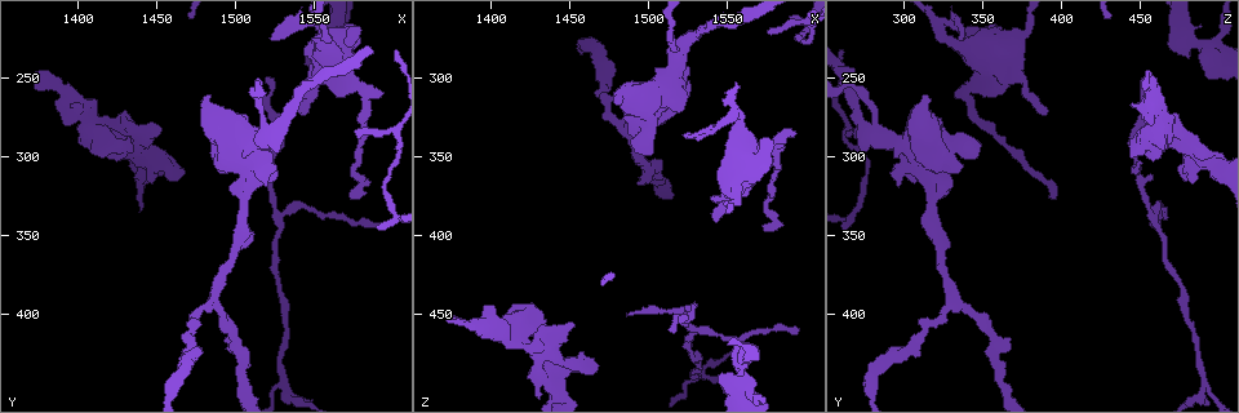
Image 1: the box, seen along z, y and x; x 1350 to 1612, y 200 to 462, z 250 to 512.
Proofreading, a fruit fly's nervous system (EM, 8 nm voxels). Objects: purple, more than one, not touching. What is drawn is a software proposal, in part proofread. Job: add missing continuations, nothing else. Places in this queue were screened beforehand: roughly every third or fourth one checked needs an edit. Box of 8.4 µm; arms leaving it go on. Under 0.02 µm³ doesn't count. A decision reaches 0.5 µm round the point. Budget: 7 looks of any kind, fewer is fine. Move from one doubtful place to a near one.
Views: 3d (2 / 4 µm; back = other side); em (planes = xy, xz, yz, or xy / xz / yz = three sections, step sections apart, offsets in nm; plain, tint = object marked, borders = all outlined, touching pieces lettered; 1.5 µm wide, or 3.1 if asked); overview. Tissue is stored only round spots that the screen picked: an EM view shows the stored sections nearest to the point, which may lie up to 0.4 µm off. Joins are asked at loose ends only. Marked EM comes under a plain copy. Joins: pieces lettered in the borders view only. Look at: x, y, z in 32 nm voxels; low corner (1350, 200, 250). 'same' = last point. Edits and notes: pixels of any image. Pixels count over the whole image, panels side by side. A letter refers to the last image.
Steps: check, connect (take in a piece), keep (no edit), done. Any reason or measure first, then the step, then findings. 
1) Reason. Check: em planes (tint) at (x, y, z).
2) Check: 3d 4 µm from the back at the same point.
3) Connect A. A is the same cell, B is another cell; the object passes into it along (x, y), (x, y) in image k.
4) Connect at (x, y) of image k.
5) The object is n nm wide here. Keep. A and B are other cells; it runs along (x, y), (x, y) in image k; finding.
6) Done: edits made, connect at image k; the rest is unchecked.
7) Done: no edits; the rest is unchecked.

Thick end. Check: em xy step 4 (borders) at (1570, 262, 358).

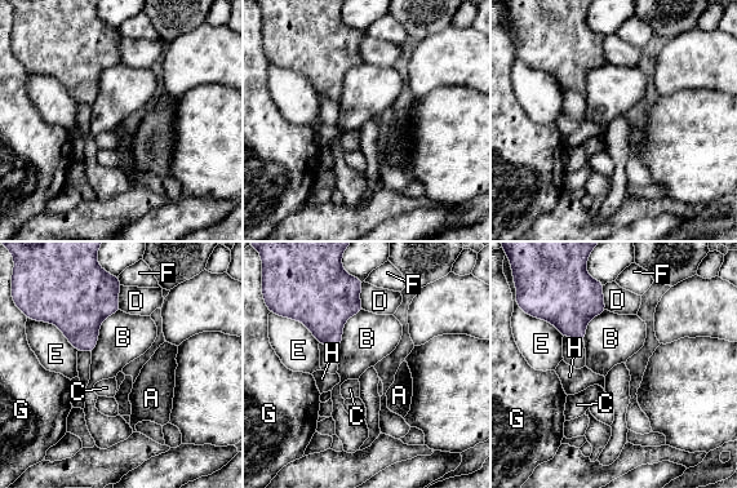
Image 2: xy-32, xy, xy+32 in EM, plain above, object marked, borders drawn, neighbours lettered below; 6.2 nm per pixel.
Another direction. Check: em planes (borders) at the same point.

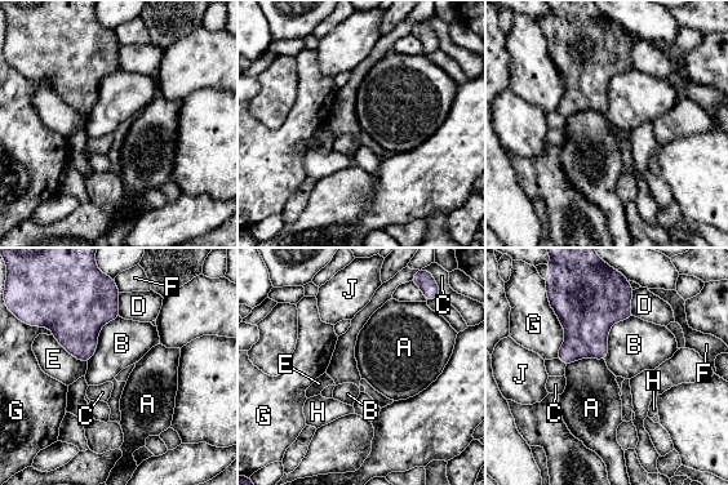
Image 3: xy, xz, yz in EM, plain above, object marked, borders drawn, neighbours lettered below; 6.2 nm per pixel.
Keep. A, B, C, D, E, F, G, H and J are other cells; a border runs along (634, 316), (611, 326), (604, 360) in image 3; no lettered piece goes on from it.

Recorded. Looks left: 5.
Check: em xy step 8 (borders) at (1576, 326, 394).

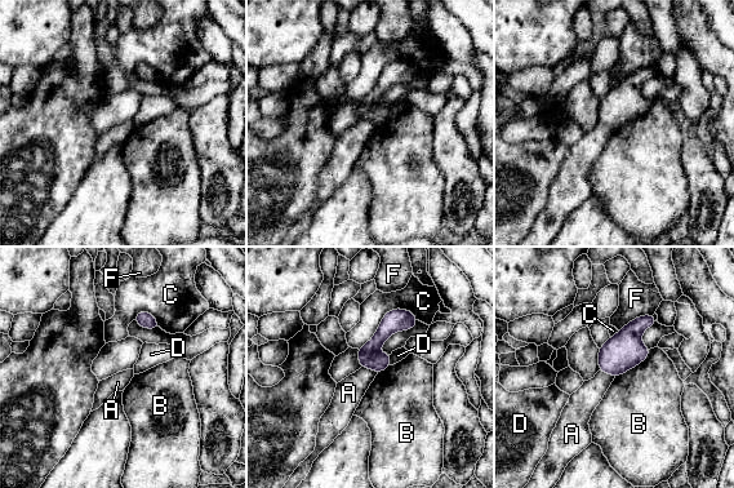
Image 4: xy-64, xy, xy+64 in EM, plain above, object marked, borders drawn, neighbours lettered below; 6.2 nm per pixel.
Cut it another way. Check: em planes (borders) at the same point.

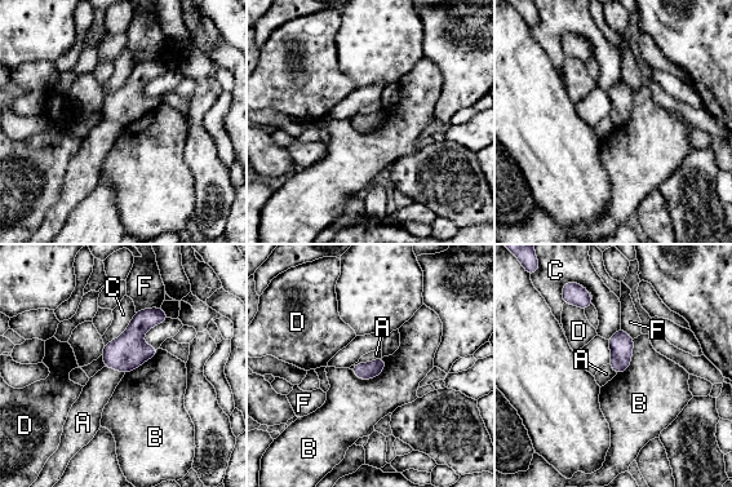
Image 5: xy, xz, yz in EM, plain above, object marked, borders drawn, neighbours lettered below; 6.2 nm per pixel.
Keep. A, B, C, D and F are other cells; a border runs along (381, 355), (356, 363), (351, 370) in image 5; no lettered piece goes on from it.

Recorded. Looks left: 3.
Free end. Check: 3d 4 µm at (1524, 226, 336).

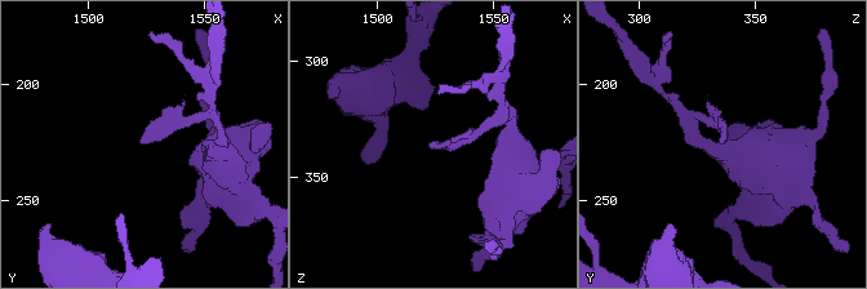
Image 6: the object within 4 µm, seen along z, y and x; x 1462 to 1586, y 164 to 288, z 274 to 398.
Now the EM. Check: em xz step 4 (borders) at (1522, 226, 337).

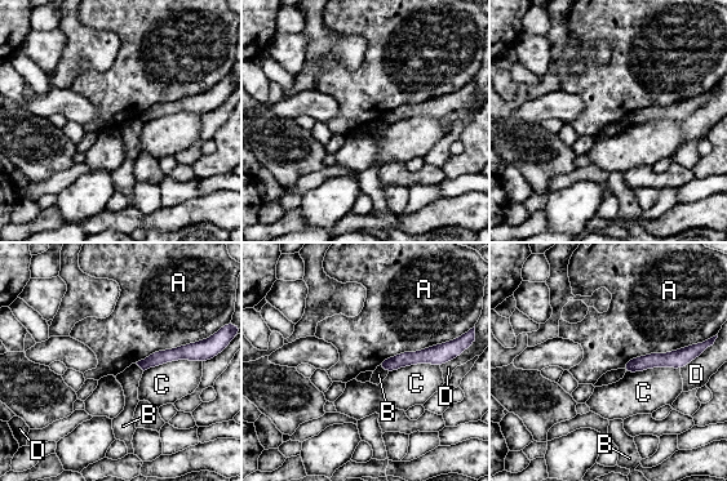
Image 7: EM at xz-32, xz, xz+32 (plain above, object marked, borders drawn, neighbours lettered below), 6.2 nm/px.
Another direction. Check: em planes (borders) at the same point.

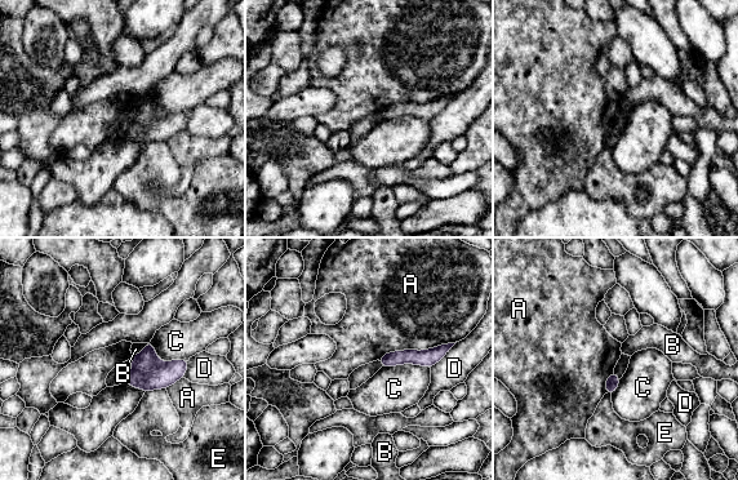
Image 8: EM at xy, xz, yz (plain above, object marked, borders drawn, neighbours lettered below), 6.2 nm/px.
Keep. A, B, C, D and E are other cells; a border runs along (150, 341), (160, 361), (189, 359) in image 8; none of them fits.

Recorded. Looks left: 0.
Done: no edits; the rest is unchecked.

